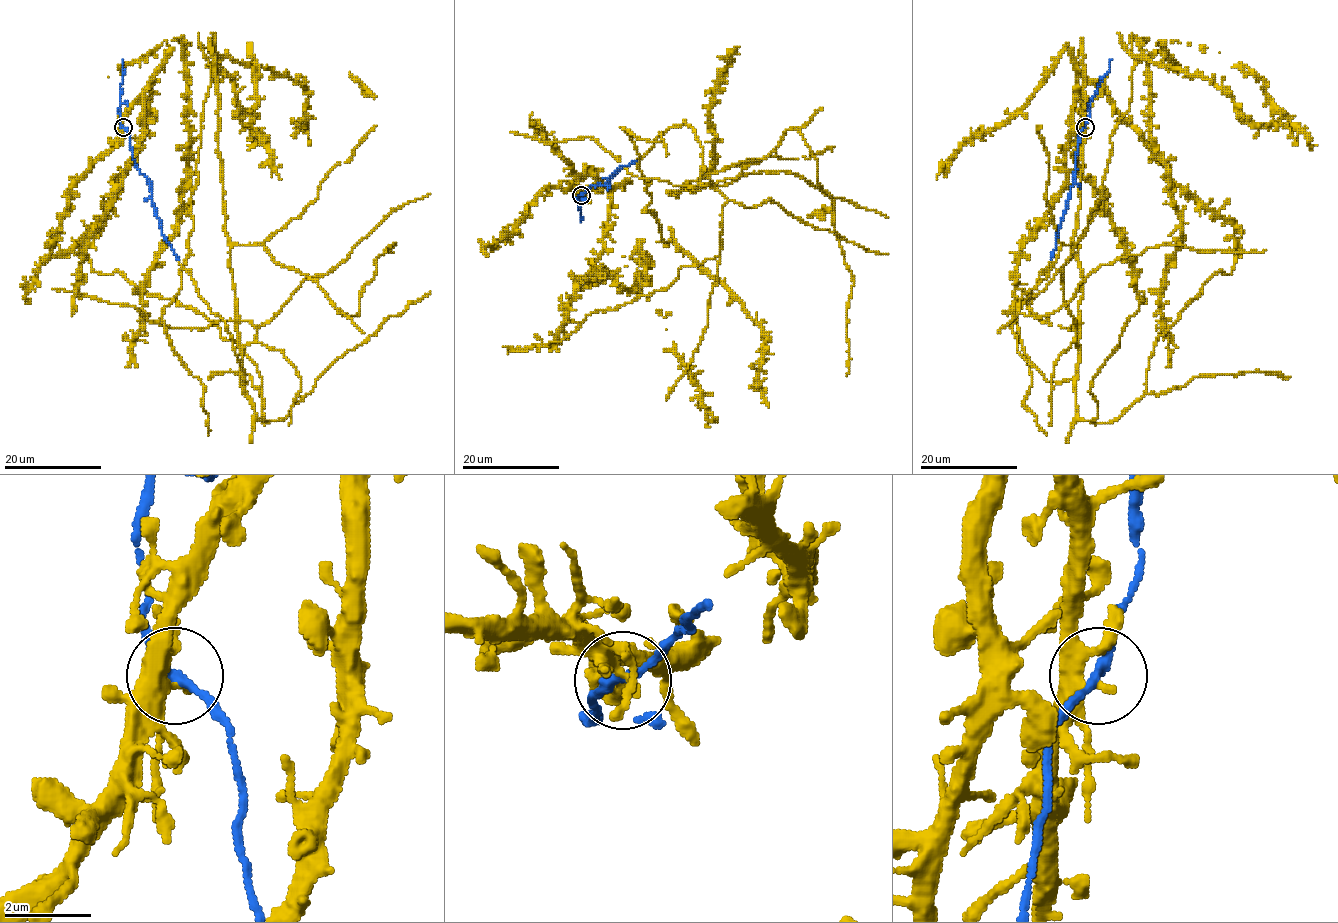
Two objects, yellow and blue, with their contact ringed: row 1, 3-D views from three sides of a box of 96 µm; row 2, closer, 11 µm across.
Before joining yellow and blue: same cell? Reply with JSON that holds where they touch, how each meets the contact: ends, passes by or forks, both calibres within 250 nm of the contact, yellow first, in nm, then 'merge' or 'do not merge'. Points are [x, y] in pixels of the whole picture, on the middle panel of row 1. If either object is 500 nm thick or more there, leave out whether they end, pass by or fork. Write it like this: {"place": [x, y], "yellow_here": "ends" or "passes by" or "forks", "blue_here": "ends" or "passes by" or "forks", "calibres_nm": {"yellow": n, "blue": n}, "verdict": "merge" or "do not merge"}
{"place": [581, 195], "yellow_here": "passes by", "blue_here": "passes by", "calibres_nm": {"yellow": 280, "blue": 200}, "verdict": "merge"}

